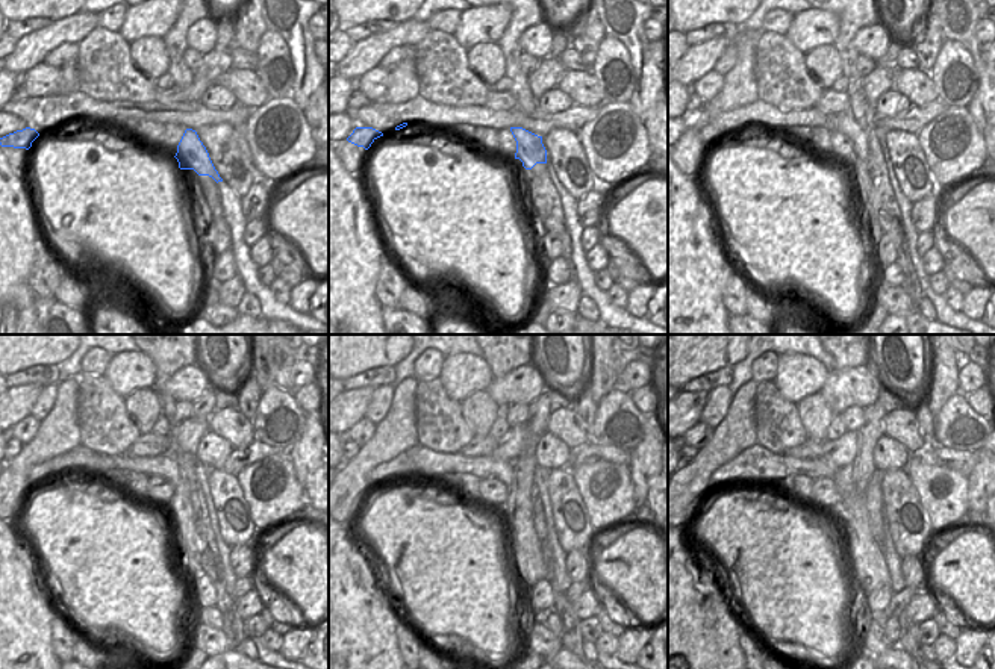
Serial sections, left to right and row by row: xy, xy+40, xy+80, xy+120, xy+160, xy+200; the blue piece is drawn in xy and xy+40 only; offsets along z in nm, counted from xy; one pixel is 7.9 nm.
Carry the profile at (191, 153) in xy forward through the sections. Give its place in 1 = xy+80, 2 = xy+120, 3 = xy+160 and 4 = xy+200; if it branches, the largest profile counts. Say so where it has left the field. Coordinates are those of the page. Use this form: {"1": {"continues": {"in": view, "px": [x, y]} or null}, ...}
{"1": {"continues": {"in": "xy+80", "px": [844, 121]}}, "2": {"continues": {"in": "xy+120", "px": [82, 460]}}, "3": {"continues": {"in": "xy+160", "px": [418, 463]}}, "4": {"continues": {"in": "xy+200", "px": [757, 468]}}}

